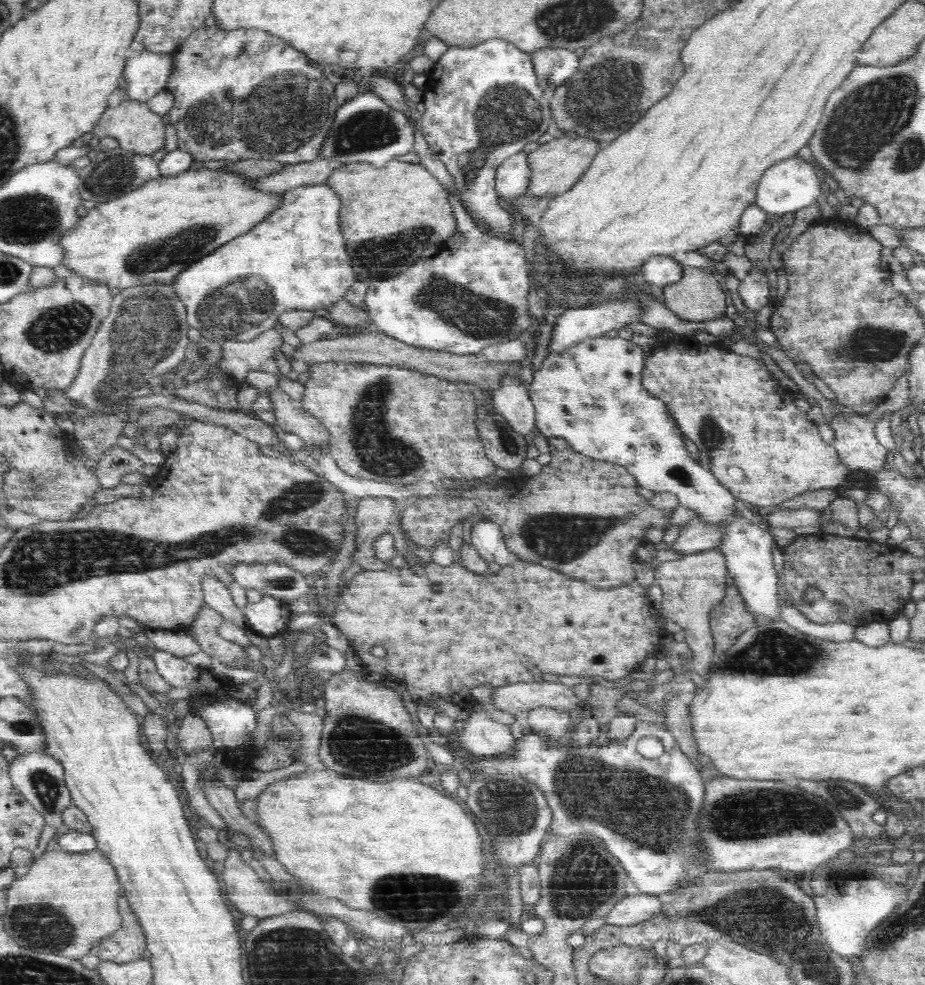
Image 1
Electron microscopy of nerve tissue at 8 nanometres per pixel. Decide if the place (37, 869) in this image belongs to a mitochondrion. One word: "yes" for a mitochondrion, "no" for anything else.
no

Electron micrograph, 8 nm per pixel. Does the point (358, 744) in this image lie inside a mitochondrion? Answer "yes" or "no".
yes

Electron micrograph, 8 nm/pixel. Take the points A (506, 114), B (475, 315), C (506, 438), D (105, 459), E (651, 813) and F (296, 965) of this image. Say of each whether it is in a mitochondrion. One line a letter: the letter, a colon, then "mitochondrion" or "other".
A: mitochondrion
B: mitochondrion
C: mitochondrion
D: other
E: mitochondrion
F: mitochondrion

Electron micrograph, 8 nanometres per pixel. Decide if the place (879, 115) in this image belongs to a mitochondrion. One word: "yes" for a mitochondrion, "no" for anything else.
yes

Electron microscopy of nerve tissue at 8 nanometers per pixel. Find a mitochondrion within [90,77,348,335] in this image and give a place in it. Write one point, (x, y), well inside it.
(173, 249)

